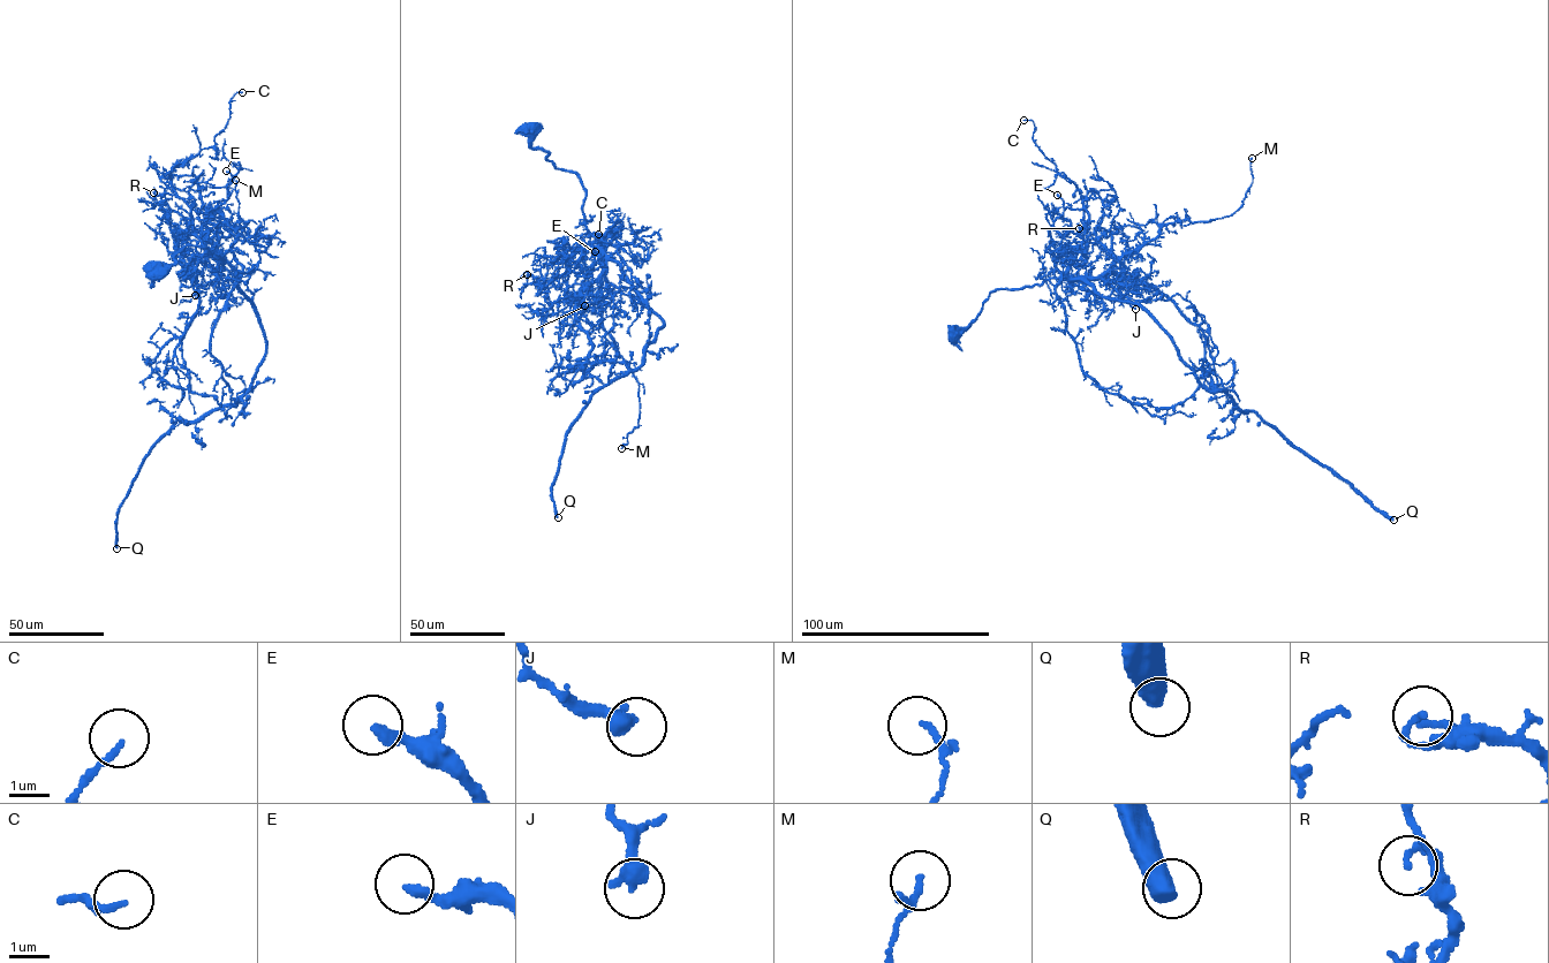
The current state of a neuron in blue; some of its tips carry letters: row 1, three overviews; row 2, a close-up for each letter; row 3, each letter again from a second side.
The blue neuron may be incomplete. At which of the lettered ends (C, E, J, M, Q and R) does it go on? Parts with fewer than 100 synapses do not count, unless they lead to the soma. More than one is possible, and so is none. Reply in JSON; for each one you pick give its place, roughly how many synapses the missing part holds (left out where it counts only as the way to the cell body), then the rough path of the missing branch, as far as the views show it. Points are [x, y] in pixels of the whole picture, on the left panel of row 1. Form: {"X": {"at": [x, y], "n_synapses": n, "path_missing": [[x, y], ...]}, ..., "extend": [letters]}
{"Q": {"at": [116, 548], "n_synapses": 1000}, "extend": ["Q"]}

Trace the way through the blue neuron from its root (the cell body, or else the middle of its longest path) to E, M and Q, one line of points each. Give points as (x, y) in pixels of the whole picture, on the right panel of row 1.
E: (953, 336), (977, 316), (991, 292), (1066, 279), (1056, 263), (1062, 236), (1053, 222), (1064, 209), (1057, 195)
M: (953, 336), (991, 292), (1096, 278), (1163, 226), (1231, 215), (1252, 182), (1252, 158)
Q: (953, 336), (991, 292), (1078, 278), (1138, 304), (1201, 384), (1256, 412), (1393, 520)

